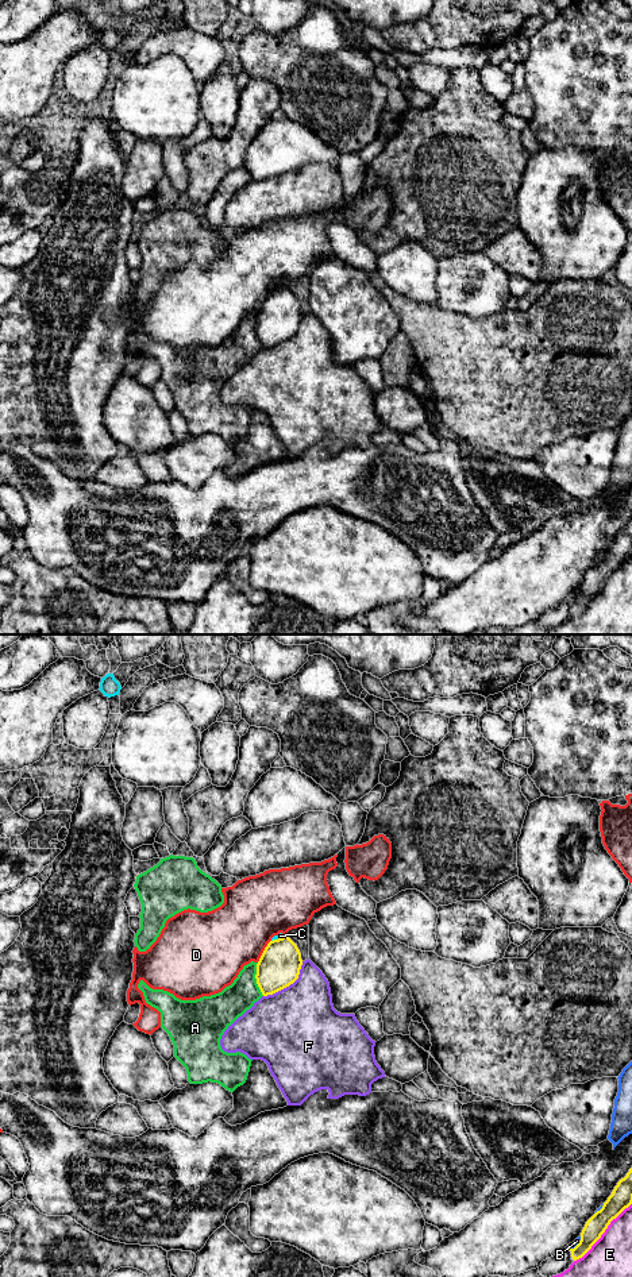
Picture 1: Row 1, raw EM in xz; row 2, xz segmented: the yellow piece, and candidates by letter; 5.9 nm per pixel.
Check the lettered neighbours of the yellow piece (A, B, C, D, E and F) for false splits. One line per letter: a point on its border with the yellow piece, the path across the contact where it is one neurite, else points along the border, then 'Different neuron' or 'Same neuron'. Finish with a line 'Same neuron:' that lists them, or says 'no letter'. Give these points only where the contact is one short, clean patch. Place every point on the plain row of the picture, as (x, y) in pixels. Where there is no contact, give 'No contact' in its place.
A: Touches yellow at xz (255, 330). Different neuron
B: Touches yellow at xz (578, 595). Different neuron
C: Touches yellow at xz (278, 290). Boundary: xz (284, 288), (272, 293). Different neuron
D: Touches yellow at xz (264, 303). Different neuron
E: Touches yellow at xz (604, 583). Different neuron
F: Touches yellow at xz (288, 338). Different neuron
Same neuron: no letter

